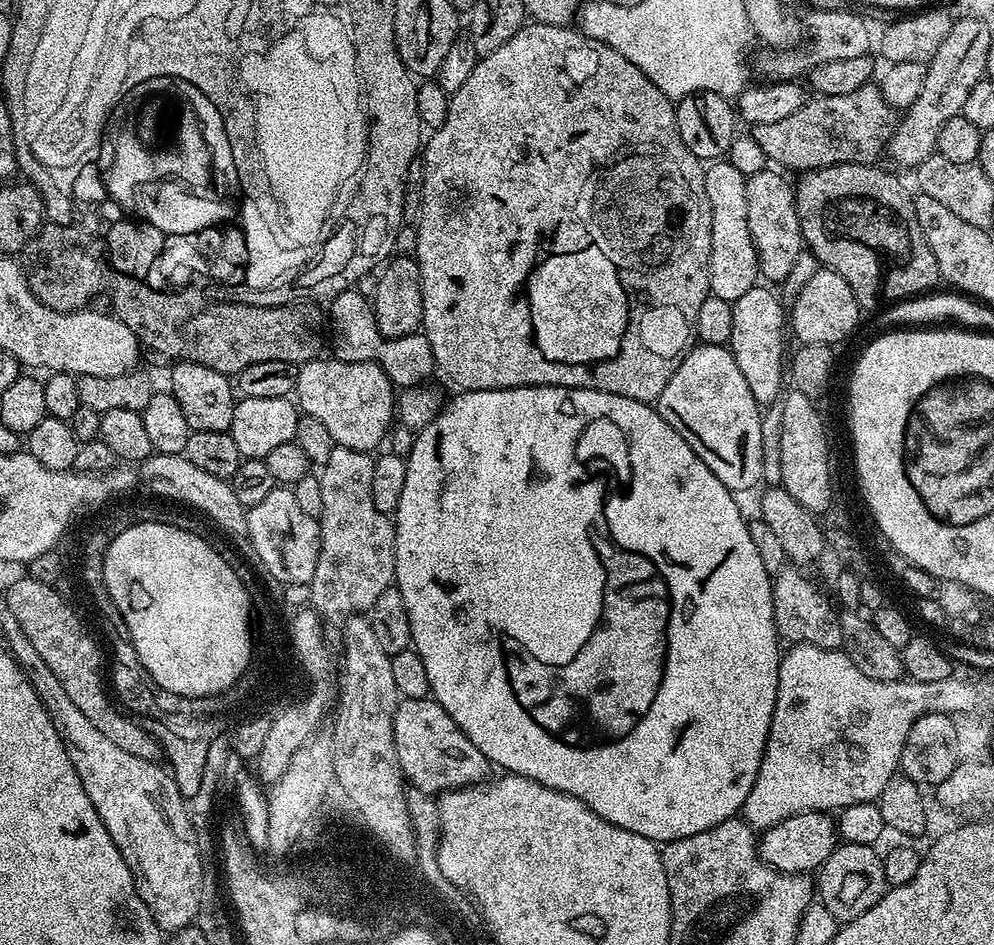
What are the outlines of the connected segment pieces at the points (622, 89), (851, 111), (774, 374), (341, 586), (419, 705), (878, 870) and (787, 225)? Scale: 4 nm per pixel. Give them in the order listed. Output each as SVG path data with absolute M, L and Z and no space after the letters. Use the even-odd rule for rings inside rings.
M528 22L518 30L518 34L514 34L514 38L510 38L510 42L502 42L502 46L498 46L498 50L477 59L474 71L470 73L470 78L466 78L462 90L451 93L446 122L429 136L432 137L429 140L427 137L422 148L424 185L422 185L420 192L420 215L416 223L417 248L414 259L416 265L420 267L422 306L424 307L422 333L429 340L435 367L440 372L444 371L457 384L457 389L466 392L498 390L499 388L535 388L542 384L548 384L551 388L589 388L645 402L659 400L662 390L666 390L666 382L670 382L674 370L678 370L678 366L693 347L698 309L702 307L704 299L710 295L708 291L708 263L710 262L712 215L710 214L710 198L706 198L705 165L697 156L690 154L690 150L686 150L686 142L682 142L682 138L678 134L673 101L658 86L654 86L654 82L650 82L650 78L646 78L646 74L642 74L642 70L638 70L638 66L634 66L634 62L622 58L622 54L618 54L618 50L614 50L597 40L591 40L572 26Z
M869 82L866 86L859 86L858 90L851 91L850 94L834 95L833 97L813 95L805 101L797 113L791 114L788 118L779 119L778 122L770 125L753 127L750 134L754 142L762 146L762 154L766 154L766 158L773 165L789 173L807 174L835 164L876 164L879 156L885 155L897 123L897 109L888 104L875 83Z
M757 286L746 290L742 298L732 301L734 310L734 330L730 347L750 394L761 406L775 404L782 396L780 387L786 384L786 352L784 356L784 330L786 334L786 308L780 305L781 297L770 289Z
M336 447L319 469L322 486L322 514L320 522L320 549L318 562L314 566L314 578L306 592L312 601L311 609L320 616L325 625L343 625L357 614L367 613L382 594L382 590L393 587L396 575L396 525L393 517L374 506L374 494L370 494L370 482L374 480L376 461L373 453Z
M401 699L393 714L394 746L405 781L415 791L443 794L453 788L469 784L483 784L489 779L488 759L460 732L460 728L442 710L437 700Z
M841 843L826 858L826 862L818 869L818 900L824 904L837 922L847 922L858 918L858 914L866 914L874 902L878 902L888 891L886 874L884 873L884 857L871 844Z
M769 166L748 177L746 182L746 222L750 226L750 238L754 238L760 276L775 282L787 278L798 254L806 248L798 222L796 189L791 183L788 185L787 178L783 171Z

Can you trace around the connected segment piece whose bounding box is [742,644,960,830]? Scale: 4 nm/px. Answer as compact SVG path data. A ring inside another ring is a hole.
M793 644L780 657L780 669L778 670L778 694L774 702L774 718L770 722L770 734L766 742L766 750L762 758L762 766L758 770L758 778L754 778L754 786L746 798L742 809L742 816L753 829L763 830L778 826L778 822L786 822L786 818L794 818L794 814L803 812L831 813L831 808L843 810L855 804L867 804L879 801L882 790L892 781L892 777L897 775L902 758L902 750L906 746L906 734L910 734L910 726L919 716L924 716L927 712L948 712L960 714L960 678L943 680L942 682L918 682L901 678L894 682L874 682L874 678L866 678L854 662L842 650L835 648L819 648L813 644Z

